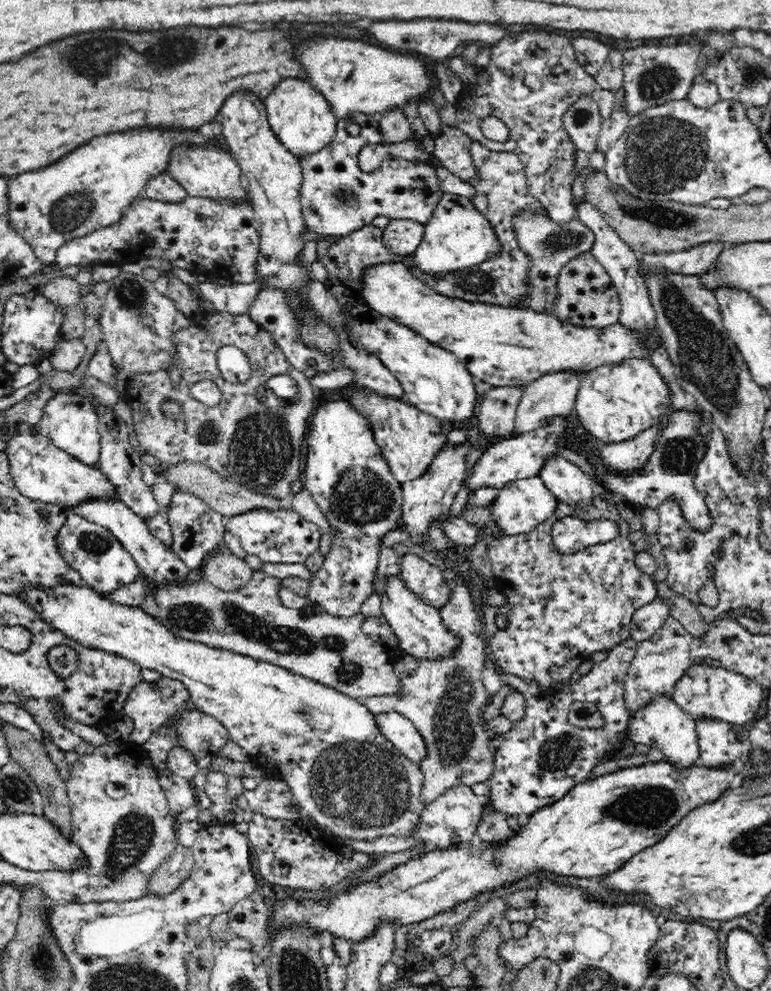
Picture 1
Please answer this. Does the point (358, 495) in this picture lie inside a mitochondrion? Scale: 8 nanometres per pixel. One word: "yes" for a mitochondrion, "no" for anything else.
yes

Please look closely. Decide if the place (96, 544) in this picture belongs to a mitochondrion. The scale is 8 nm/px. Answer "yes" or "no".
yes

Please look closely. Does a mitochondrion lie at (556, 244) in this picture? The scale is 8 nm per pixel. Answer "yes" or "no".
yes

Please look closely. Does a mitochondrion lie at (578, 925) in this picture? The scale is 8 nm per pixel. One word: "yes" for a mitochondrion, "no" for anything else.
no

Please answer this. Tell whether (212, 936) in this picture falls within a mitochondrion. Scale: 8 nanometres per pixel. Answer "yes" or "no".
no

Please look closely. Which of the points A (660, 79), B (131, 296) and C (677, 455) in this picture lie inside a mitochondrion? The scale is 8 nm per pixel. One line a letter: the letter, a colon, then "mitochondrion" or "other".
A: mitochondrion
B: mitochondrion
C: mitochondrion

